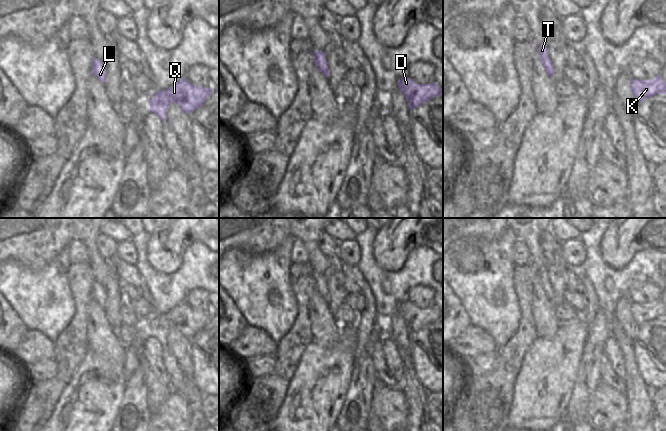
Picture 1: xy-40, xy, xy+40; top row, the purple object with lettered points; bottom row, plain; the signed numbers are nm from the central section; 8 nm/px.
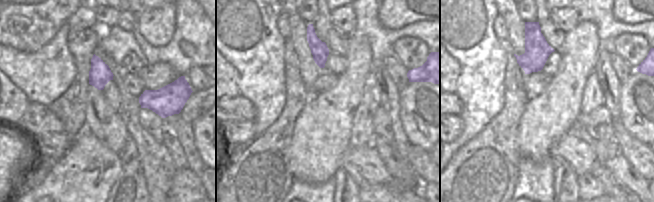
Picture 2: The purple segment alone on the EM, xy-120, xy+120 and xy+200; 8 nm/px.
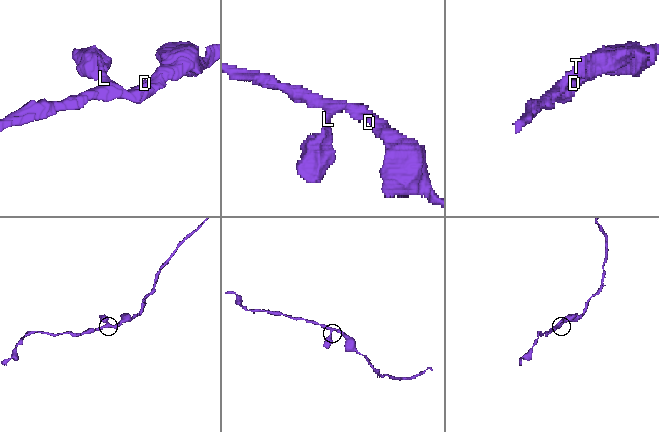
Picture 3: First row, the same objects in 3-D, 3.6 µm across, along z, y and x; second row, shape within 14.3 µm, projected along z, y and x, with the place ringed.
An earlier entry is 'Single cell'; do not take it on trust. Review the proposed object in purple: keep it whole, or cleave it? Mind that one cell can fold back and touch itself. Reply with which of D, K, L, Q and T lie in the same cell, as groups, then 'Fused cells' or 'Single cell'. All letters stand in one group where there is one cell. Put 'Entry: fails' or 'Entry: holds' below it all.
Groups: D K L Q T. Single cell
Entry: holds

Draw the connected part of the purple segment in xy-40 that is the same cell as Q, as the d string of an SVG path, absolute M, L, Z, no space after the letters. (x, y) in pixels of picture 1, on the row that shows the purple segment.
M183 78L165 90L153 92L154 97L150 99L150 112L155 112L164 122L166 120L168 105L175 102L183 112L191 114L201 106L204 106L204 103L208 100L211 93L212 88L195 86Z

